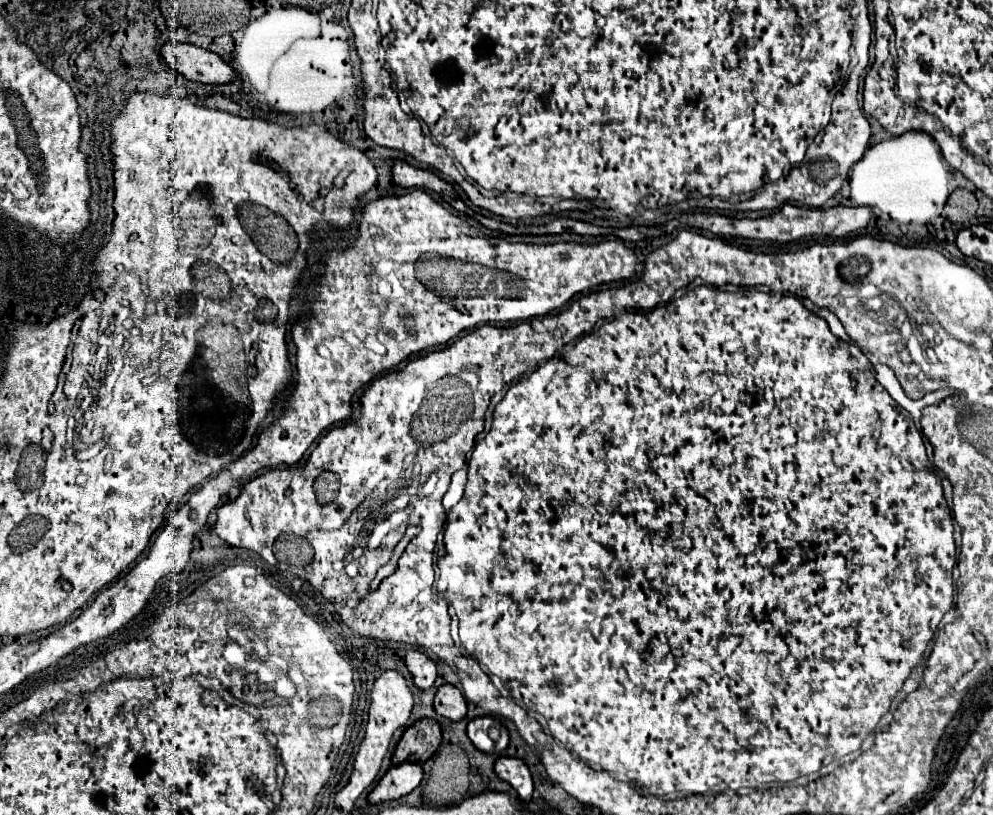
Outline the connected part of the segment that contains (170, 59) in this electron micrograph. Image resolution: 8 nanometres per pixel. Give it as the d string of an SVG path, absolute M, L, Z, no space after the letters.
M168 42L160 48L160 56L170 68L192 82L202 84L228 84L236 80L236 72L218 54L202 50L192 44Z

